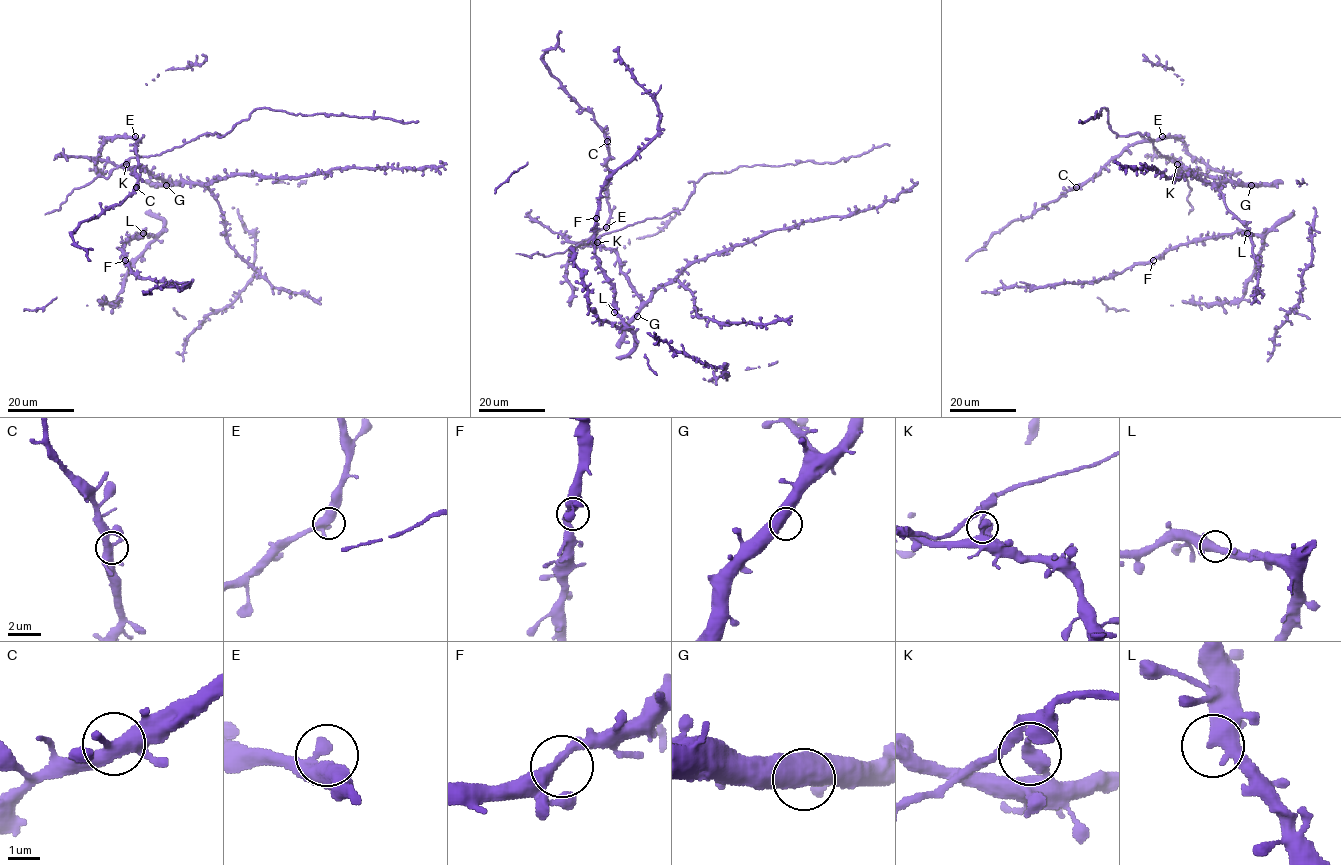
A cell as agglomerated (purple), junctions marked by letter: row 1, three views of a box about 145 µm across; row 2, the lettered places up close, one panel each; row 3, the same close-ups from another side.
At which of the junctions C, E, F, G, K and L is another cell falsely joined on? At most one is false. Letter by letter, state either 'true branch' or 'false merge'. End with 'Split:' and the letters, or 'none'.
C: true branch
E: true branch
F: true branch
G: true branch
K: false merge
L: true branch
Split: K

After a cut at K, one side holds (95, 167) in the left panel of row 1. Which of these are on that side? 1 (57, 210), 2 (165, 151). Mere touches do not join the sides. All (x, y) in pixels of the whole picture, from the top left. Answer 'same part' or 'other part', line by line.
1: other part
2: other part

